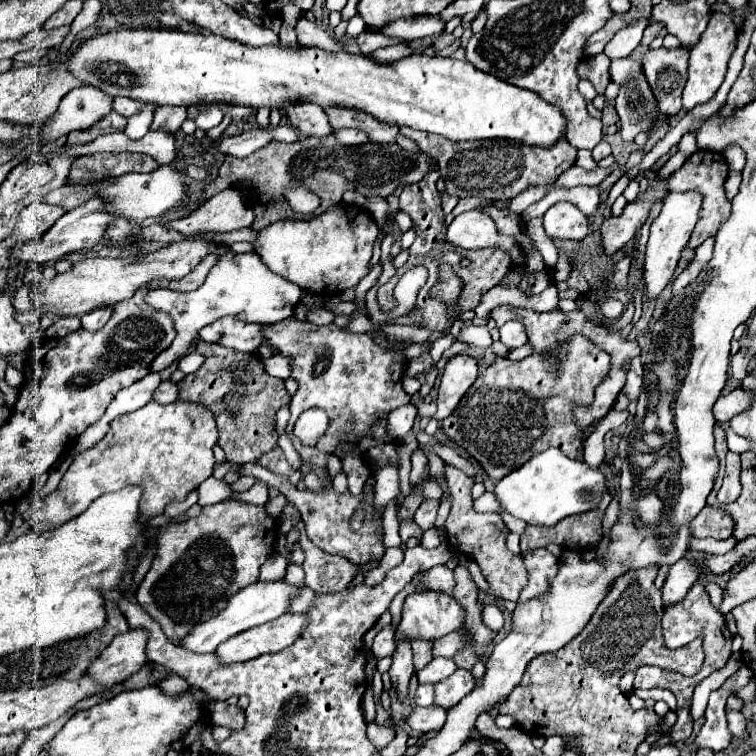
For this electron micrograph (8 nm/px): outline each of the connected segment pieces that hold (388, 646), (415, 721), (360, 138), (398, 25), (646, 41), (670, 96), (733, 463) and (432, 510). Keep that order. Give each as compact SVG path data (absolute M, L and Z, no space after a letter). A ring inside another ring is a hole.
M386 624L384 628L380 628L374 636L374 644L372 644L372 652L378 658L390 656L394 652L394 628L390 624Z
M428 706L428 708L410 708L408 716L406 716L406 724L420 734L428 734L428 732L436 732L442 728L442 724L446 722L446 710L440 706Z
M342 128L342 130L336 130L336 136L338 136L338 140L340 140L342 144L346 144L346 146L358 146L358 144L368 142L366 132L354 130L354 128Z
M416 16L408 20L396 20L390 26L384 26L380 30L386 36L398 36L406 42L426 38L426 36L438 36L444 30L444 22L440 16Z
M650 22L650 24L648 24L648 28L644 30L644 38L642 38L640 46L648 48L648 46L650 46L650 42L660 34L660 30L662 30L662 28L664 28L664 24L662 24L662 22Z
M658 48L644 54L644 74L658 100L660 112L674 116L682 108L682 90L688 80L688 50L686 48Z
M726 455L726 472L721 489L717 493L720 504L729 504L737 500L741 494L741 463L737 455Z
M426 500L420 504L420 508L414 514L414 522L422 528L434 528L434 520L436 520L436 512L438 512L438 500Z

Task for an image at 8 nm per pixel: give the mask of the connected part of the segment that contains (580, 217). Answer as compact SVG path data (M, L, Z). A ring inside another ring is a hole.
M570 202L554 204L542 220L550 238L580 242L588 234L588 218Z

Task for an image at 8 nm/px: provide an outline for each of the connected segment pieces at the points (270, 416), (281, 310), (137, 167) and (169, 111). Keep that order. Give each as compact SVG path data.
M198 342L196 350L206 356L206 362L198 372L188 374L178 384L180 400L200 402L214 414L220 432L218 444L226 452L228 462L256 462L258 456L276 448L278 434L274 430L274 416L282 406L290 402L284 380L268 376L260 358L254 354L234 352L230 348L208 342Z
M256 252L222 254L218 262L210 268L206 282L194 292L174 292L168 288L150 288L146 294L146 304L154 306L160 312L170 314L174 320L174 328L176 328L174 342L152 362L150 370L160 372L168 368L172 362L186 356L190 346L196 344L200 328L212 324L214 320L226 314L232 314L244 322L276 324L294 314L294 308L300 302L300 296L302 296L302 290L296 284L288 282L286 278L274 276L274 272L266 268L266 264Z
M102 152L94 156L82 156L76 158L70 170L70 182L86 184L86 182L98 182L108 176L122 176L128 172L152 172L160 164L148 156L148 154L112 154L112 152Z
M158 106L156 114L154 114L154 122L150 126L150 130L170 130L170 132L178 132L180 124L186 118L186 106Z

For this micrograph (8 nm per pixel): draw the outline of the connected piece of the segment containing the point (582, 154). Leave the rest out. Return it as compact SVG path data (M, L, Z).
M578 150L578 160L576 160L576 166L584 168L584 170L594 170L598 164L594 162L592 154L588 150Z

